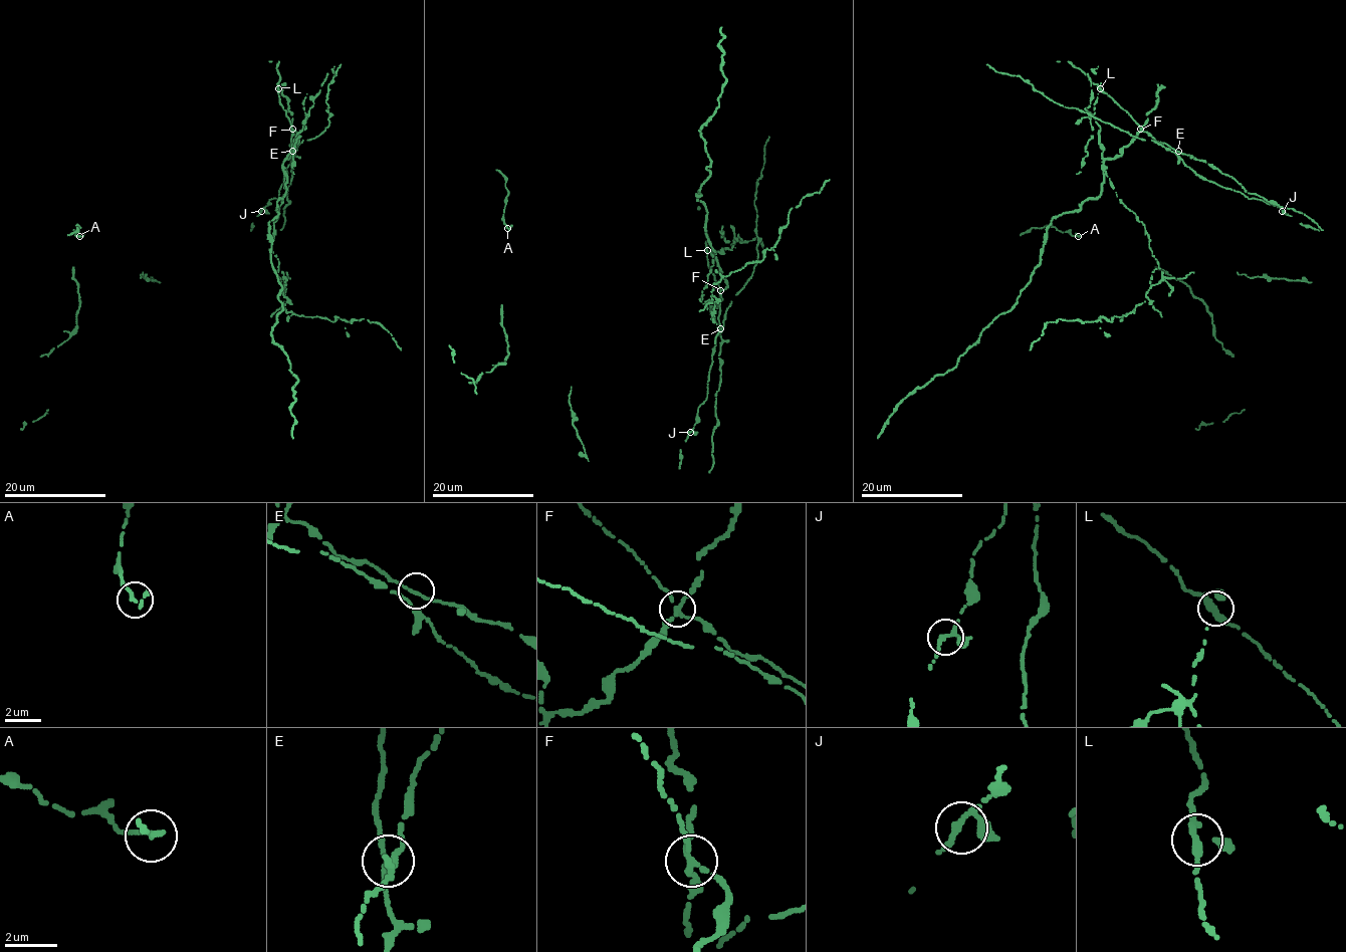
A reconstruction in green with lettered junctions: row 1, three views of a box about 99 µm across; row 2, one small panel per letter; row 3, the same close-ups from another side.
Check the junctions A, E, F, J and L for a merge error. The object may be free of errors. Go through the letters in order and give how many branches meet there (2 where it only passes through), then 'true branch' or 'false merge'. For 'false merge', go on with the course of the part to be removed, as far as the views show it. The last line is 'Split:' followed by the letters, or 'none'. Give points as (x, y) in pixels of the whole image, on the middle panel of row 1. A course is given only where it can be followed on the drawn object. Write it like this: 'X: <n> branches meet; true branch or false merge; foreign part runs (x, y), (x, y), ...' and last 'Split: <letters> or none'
A: 2 branches meet; true branch
E: 4 branches meet; true branch
F: 4 branches meet; false merge; foreign part runs (720, 290), (727, 282), (698, 201), (710, 174), (700, 129), (725, 80), (720, 27)
J: 3 branches meet; true branch
L: 2 branches meet; true branch
Split: F

